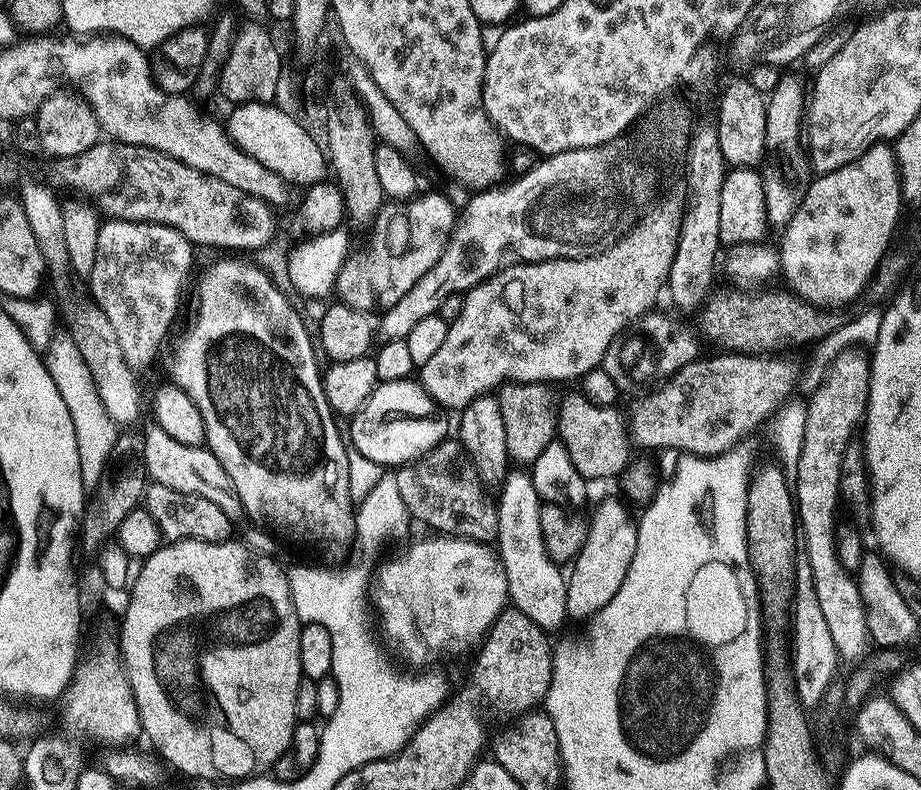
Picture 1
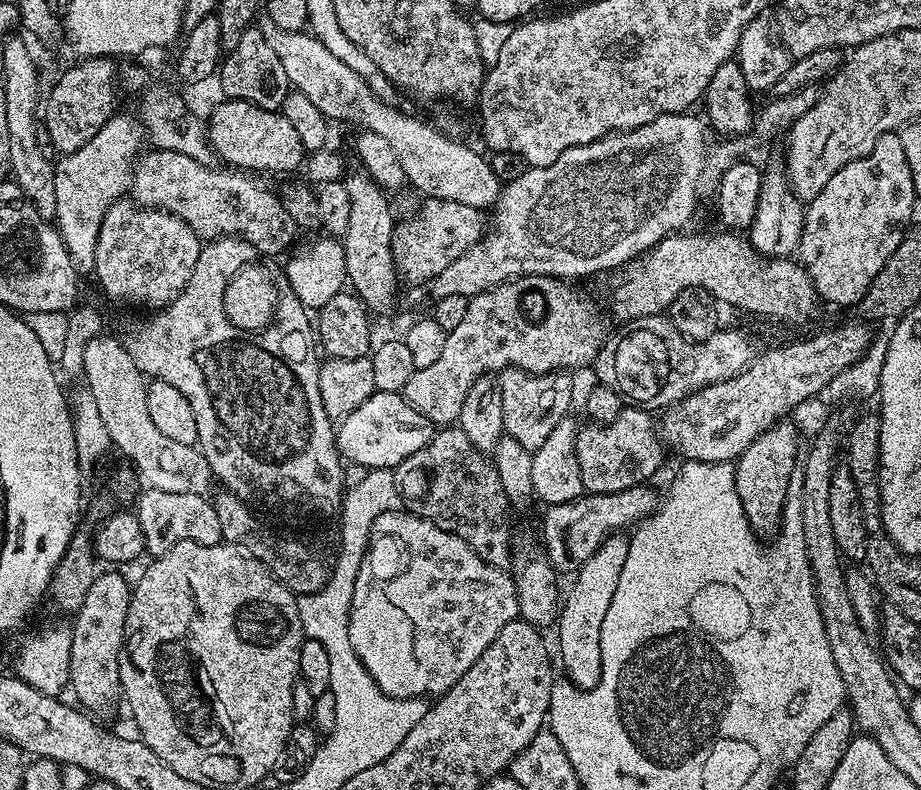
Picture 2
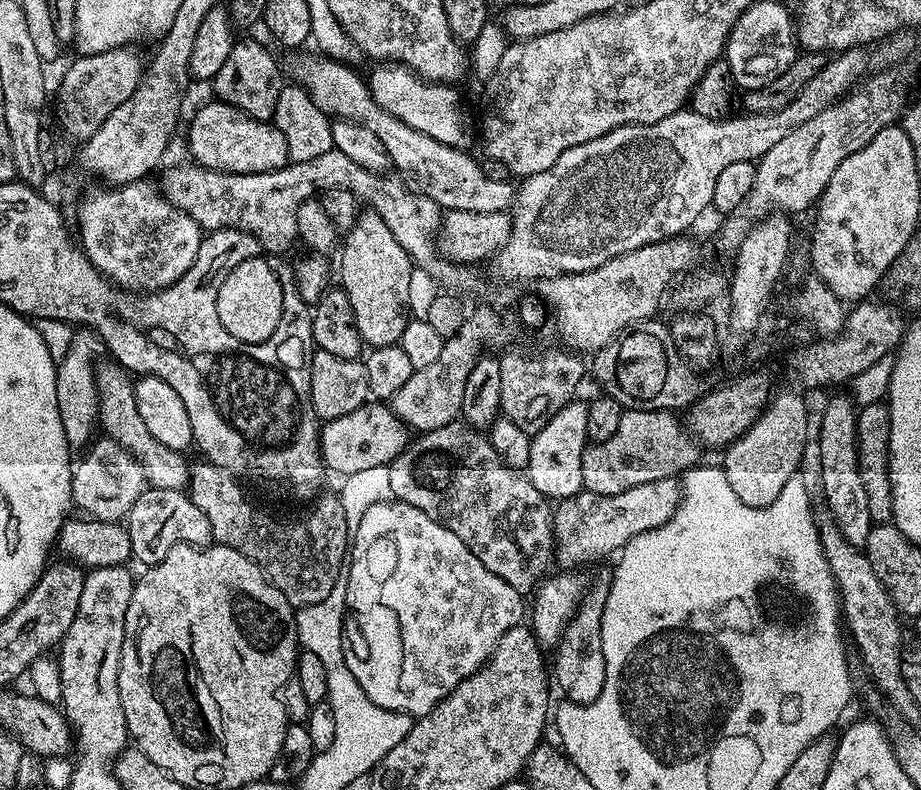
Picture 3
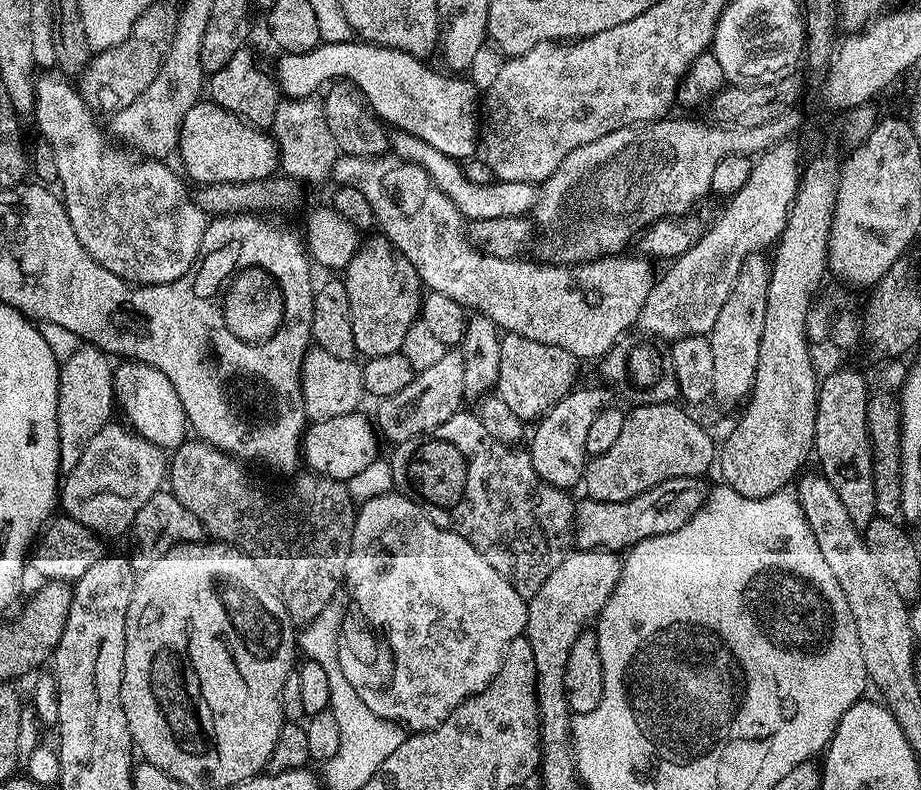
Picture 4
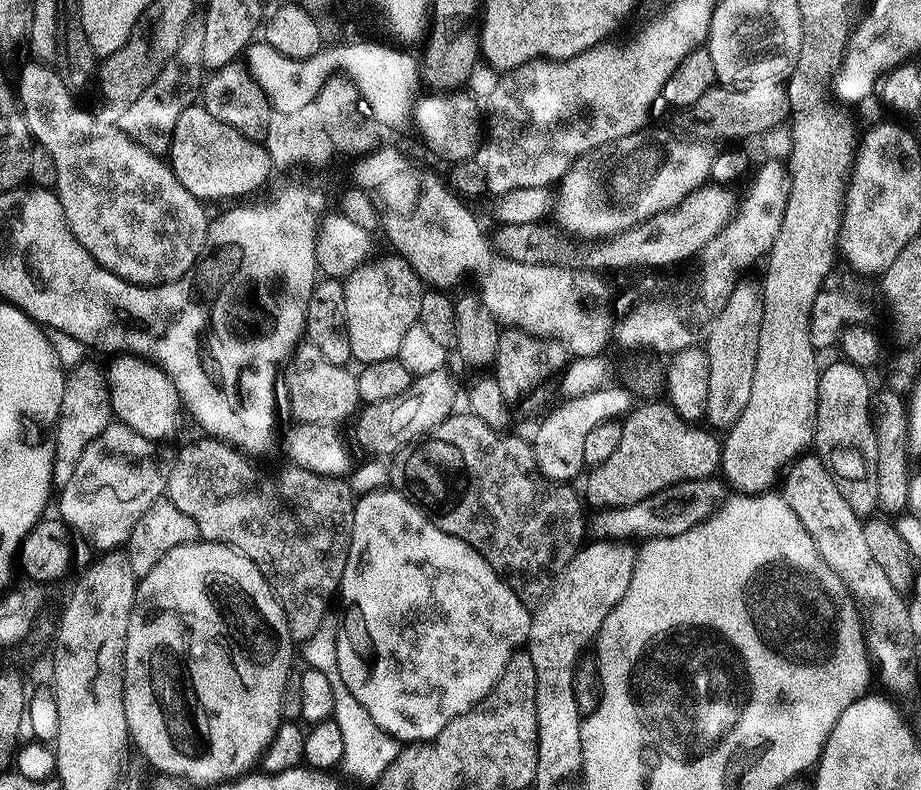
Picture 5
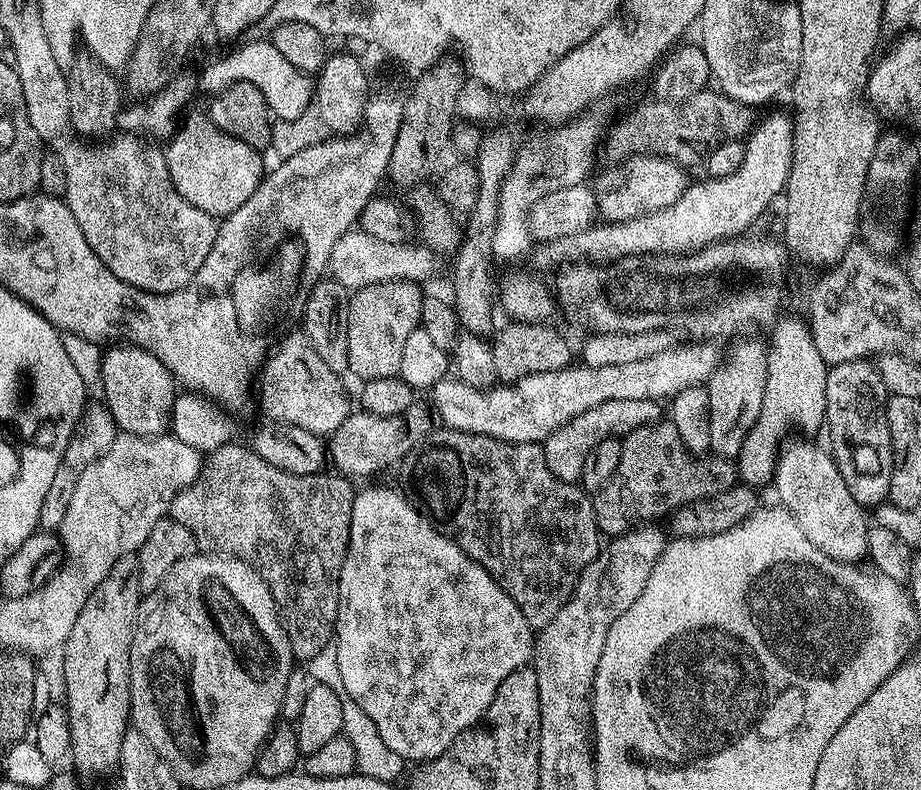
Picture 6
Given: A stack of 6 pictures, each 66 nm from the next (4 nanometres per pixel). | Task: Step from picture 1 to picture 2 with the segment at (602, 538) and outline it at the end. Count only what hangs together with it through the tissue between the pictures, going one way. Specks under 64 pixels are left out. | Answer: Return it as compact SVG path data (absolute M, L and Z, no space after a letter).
M613 534L604 540L599 550L580 569L577 569L574 585L565 595L559 617L558 646L562 664L568 674L567 679L581 691L588 691L600 684L602 666L602 624L610 610L611 599L618 588L626 556L629 554L629 539L622 534Z

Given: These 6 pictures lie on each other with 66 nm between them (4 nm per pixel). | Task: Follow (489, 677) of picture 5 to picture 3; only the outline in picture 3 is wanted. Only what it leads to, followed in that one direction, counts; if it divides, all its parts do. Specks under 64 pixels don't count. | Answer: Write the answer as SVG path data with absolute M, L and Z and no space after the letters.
M401 500L378 502L362 514L346 568L344 661L366 696L378 706L419 718L428 716L466 678L491 658L502 634L526 616L526 600L498 578L446 526Z

